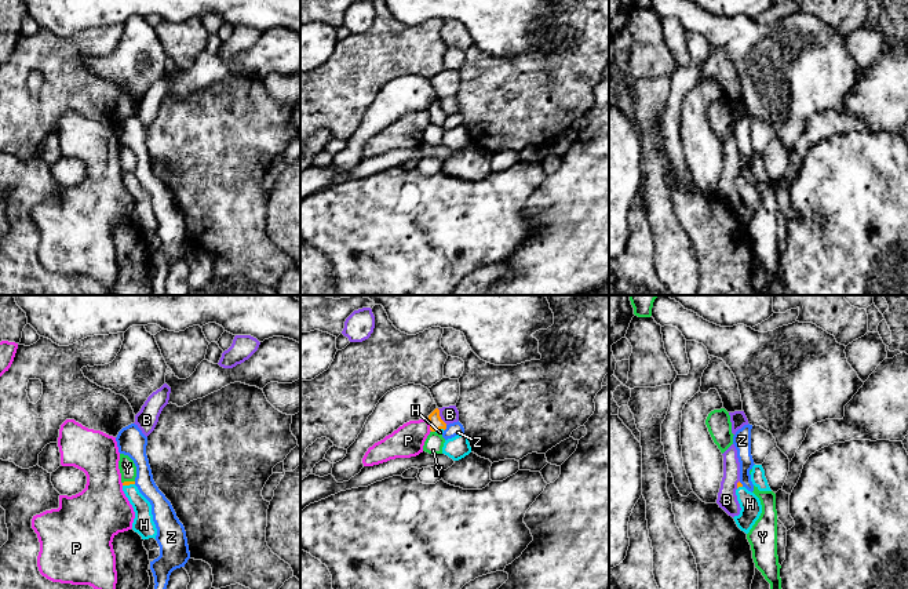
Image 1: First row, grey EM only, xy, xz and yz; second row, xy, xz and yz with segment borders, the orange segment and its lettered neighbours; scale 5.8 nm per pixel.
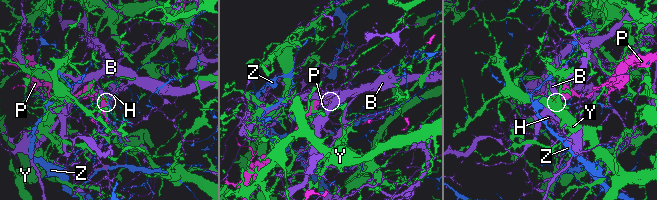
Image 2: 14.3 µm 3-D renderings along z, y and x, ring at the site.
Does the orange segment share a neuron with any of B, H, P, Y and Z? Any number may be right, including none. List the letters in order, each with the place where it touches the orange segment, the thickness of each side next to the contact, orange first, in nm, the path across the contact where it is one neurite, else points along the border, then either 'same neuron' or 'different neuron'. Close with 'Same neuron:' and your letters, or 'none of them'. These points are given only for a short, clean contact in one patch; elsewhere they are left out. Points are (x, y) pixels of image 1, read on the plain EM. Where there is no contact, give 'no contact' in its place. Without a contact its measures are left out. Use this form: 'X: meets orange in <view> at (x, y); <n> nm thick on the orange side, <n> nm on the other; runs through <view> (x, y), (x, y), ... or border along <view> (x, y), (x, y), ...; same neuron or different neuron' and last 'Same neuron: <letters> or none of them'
B: meets orange in xz at (440, 108); 80 nm thick on the orange side, 100 nm on the other; border along xz (437, 100), (447, 115); different neuron
H: meets orange in xy at (128, 175); 30 nm thick on the orange side, 120 nm on the other; runs through xy (126, 174), (128, 175), (142, 197), (143, 215); same neuron
P: meets orange in xz at (430, 116); 80 nm thick on the orange side, 190 nm on the other; different neuron
Y: meets orange in xz at (433, 122); 80 nm thick on the orange side, 110 nm on the other; different neuron
Z: meets orange in xz at (445, 119); 80 nm thick on the orange side, 80 nm on the other; border along xz (447, 116), (444, 122); different neuron
Same neuron: H

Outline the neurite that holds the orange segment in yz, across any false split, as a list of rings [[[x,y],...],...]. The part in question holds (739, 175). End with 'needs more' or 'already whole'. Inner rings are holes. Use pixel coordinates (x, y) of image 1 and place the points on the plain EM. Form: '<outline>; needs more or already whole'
[[[740,172],[737,174],[736,186],[741,201],[740,206],[733,210],[737,218],[748,225],[762,204],[762,196],[759,189],[748,182]]]; needs more

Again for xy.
[[[124,172],[123,182],[135,203],[132,221],[138,223],[142,230],[156,230],[157,219],[153,212],[150,193],[139,183],[138,178],[135,177],[135,172]]]; needs more

